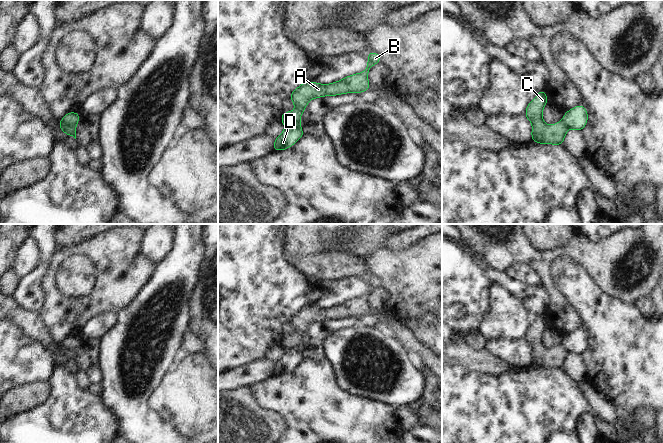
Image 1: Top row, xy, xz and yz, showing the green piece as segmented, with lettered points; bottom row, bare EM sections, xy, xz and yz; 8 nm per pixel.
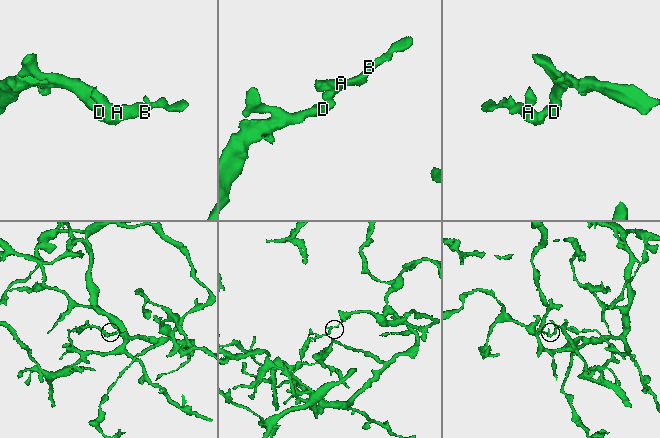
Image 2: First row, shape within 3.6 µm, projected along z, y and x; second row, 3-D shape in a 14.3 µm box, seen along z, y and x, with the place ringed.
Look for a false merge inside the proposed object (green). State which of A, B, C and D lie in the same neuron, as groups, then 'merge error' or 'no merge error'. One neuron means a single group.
groups A B C / D; merge error

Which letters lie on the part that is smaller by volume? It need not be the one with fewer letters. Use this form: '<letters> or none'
A, B, C

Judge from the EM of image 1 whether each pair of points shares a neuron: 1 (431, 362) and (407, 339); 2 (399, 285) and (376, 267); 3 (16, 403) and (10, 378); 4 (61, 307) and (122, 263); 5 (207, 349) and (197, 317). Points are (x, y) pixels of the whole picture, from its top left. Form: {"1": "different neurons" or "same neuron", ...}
{"1": "same neuron", "2": "same neuron", "3": "different neurons", "4": "same neuron", "5": "same neuron"}

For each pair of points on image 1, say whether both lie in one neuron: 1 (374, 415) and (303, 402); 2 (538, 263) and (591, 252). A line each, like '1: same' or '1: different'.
1: same
2: same

